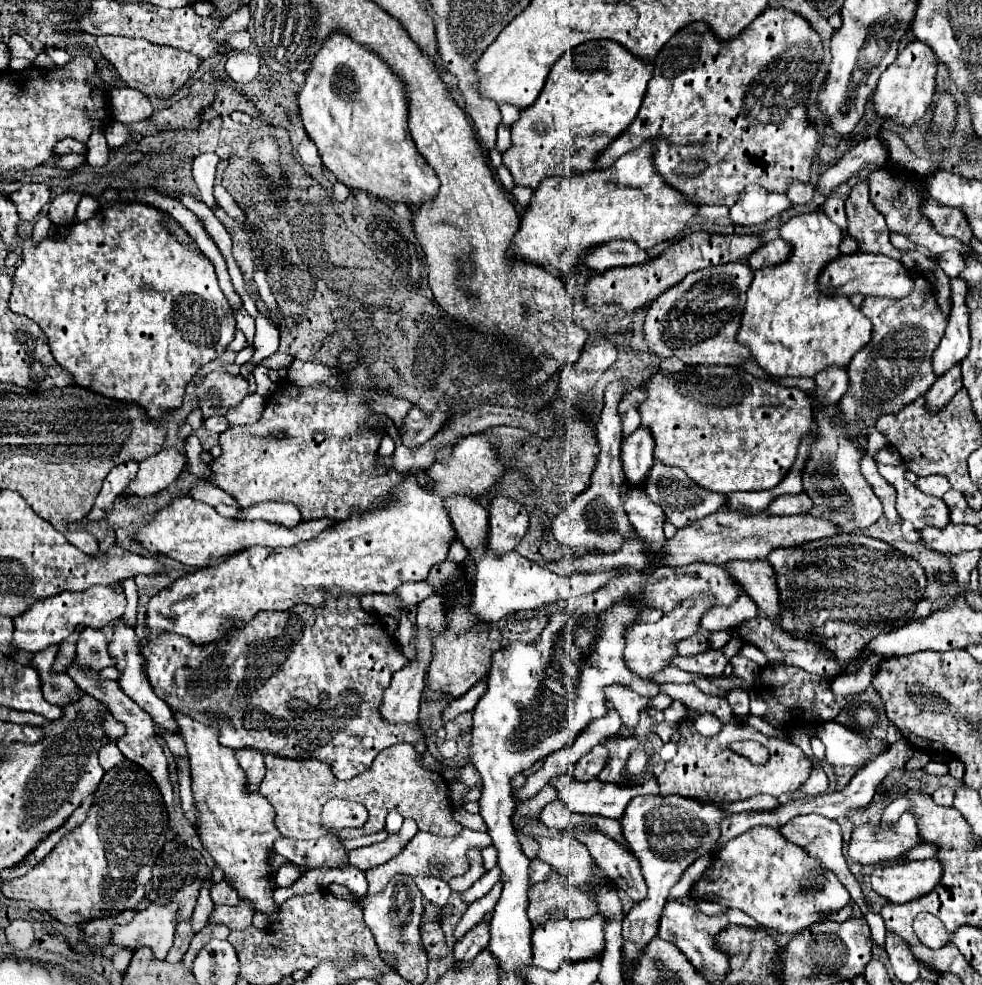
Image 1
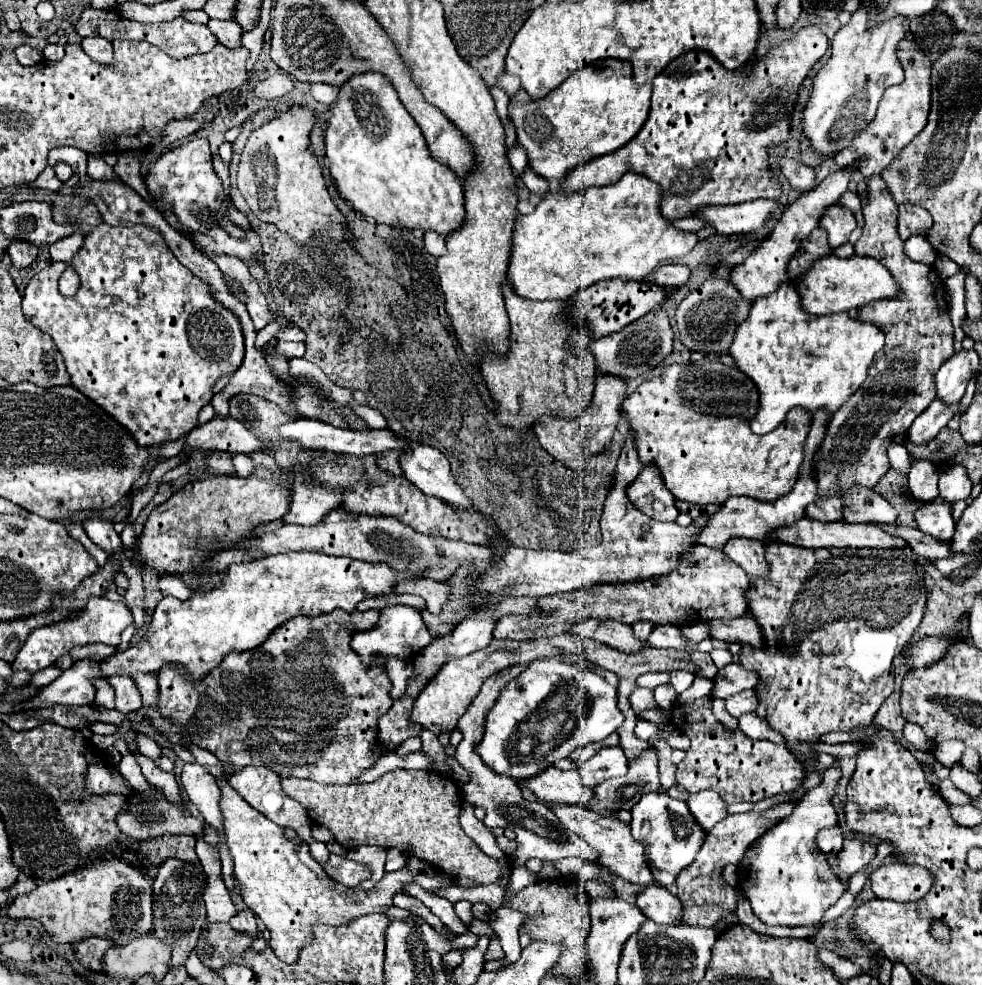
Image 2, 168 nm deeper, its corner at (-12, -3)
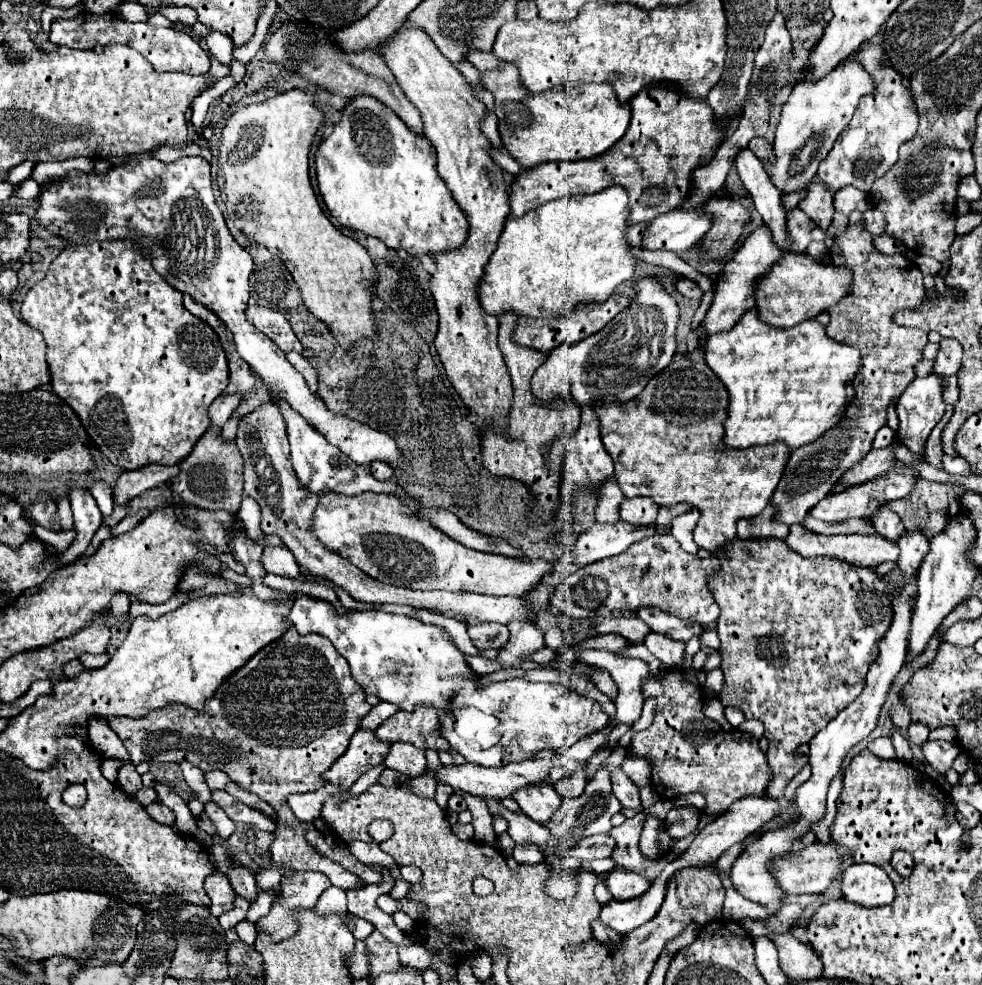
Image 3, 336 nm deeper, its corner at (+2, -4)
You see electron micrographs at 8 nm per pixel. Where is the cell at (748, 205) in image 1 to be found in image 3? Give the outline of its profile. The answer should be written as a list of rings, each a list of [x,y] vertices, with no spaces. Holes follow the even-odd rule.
[[[698,205],[690,211],[674,209],[672,213],[664,213],[656,217],[646,231],[644,249],[668,249],[668,251],[684,251],[698,243],[712,227],[714,217],[710,217],[704,205]]]

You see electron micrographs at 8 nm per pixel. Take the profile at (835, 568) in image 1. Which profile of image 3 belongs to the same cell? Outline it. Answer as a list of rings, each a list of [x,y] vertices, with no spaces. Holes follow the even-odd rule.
[[[736,539],[722,557],[722,569],[720,573],[716,573],[716,577],[712,577],[712,595],[716,599],[716,603],[720,605],[720,617],[718,617],[718,637],[720,637],[720,655],[722,655],[722,663],[720,669],[724,673],[724,687],[718,695],[722,705],[732,705],[744,711],[746,719],[758,719],[764,723],[766,733],[764,737],[768,739],[770,747],[768,747],[768,763],[770,769],[774,773],[766,795],[774,801],[778,801],[780,809],[788,809],[790,803],[784,797],[784,791],[788,787],[788,783],[794,779],[794,775],[808,763],[808,759],[800,759],[796,757],[796,749],[804,743],[808,743],[820,729],[824,729],[824,725],[828,725],[828,721],[832,721],[832,717],[836,717],[836,713],[840,713],[840,709],[844,709],[846,705],[850,705],[850,701],[854,701],[862,689],[864,689],[864,681],[866,681],[866,673],[870,663],[878,657],[878,643],[884,639],[886,631],[892,625],[894,613],[892,613],[892,589],[894,585],[886,579],[886,575],[878,575],[876,567],[858,567],[852,565],[848,561],[842,559],[834,559],[834,557],[802,557],[796,555],[792,549],[788,549],[788,545],[784,545],[784,541],[780,539],[756,539],[756,541],[742,541]]]

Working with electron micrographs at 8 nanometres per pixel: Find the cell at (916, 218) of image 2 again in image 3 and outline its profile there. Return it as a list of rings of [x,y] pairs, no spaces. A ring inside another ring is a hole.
[[[868,209],[864,213],[864,227],[874,237],[880,237],[884,233],[884,213],[880,213],[880,209]]]

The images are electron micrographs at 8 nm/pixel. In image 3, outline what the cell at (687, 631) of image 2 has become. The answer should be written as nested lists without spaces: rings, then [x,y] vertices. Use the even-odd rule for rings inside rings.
[[[650,633],[644,639],[644,645],[648,647],[650,653],[654,653],[666,667],[670,669],[682,669],[682,659],[684,659],[684,641],[674,641],[670,637]]]

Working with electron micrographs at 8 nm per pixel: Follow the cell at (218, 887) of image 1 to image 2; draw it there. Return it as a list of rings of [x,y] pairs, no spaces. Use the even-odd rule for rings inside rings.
[[[244,910],[240,914],[236,914],[232,918],[232,928],[238,930],[238,932],[248,932],[248,936],[254,936],[258,938],[258,928],[256,928],[256,916],[250,912],[250,910]]]

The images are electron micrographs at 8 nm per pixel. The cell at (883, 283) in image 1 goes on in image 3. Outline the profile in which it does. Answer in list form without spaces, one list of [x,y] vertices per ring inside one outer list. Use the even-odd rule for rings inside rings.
[[[786,253],[784,259],[778,261],[778,265],[772,267],[772,271],[760,279],[760,287],[756,287],[756,307],[760,311],[762,321],[766,321],[768,325],[774,327],[792,327],[798,325],[806,319],[814,319],[818,313],[828,311],[828,307],[836,305],[846,293],[850,293],[852,289],[852,271],[846,267],[838,267],[838,265],[820,265],[818,261],[814,261],[808,253]]]

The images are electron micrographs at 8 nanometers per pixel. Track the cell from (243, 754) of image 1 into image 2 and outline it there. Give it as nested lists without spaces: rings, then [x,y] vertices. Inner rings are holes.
[[[250,766],[250,768],[244,768],[244,770],[234,772],[234,774],[228,778],[228,784],[230,784],[248,804],[252,804],[252,808],[256,808],[258,812],[262,812],[268,820],[276,822],[278,826],[296,830],[298,836],[302,836],[302,840],[308,844],[310,852],[316,856],[316,860],[318,860],[322,866],[328,862],[330,852],[326,850],[326,844],[312,838],[312,820],[306,816],[306,808],[302,808],[302,804],[298,804],[296,800],[290,800],[290,798],[282,792],[280,776],[278,776],[278,774],[274,774],[274,772],[268,770],[268,768],[254,768],[254,766]]]

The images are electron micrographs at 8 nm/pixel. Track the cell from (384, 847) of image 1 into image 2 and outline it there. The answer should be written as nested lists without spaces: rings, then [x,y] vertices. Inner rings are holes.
[[[330,854],[330,860],[326,862],[324,870],[328,872],[328,876],[348,888],[354,888],[356,884],[360,884],[362,880],[370,878],[370,870],[354,860],[348,860],[346,856],[338,856],[338,854]]]

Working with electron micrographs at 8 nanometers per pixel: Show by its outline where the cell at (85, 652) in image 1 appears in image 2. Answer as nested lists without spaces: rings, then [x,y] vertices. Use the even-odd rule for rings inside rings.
[[[78,660],[70,670],[64,670],[52,684],[42,686],[34,698],[24,702],[22,706],[16,706],[14,712],[32,710],[32,708],[48,708],[48,706],[54,706],[54,704],[78,704],[78,706],[92,704],[96,690],[90,684],[90,680],[92,678],[100,678],[100,676],[102,676],[100,674],[100,662],[96,662],[96,660]]]

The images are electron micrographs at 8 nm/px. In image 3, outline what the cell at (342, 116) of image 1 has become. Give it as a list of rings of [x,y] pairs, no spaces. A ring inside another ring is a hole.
[[[370,95],[352,97],[348,101],[348,105],[344,107],[344,111],[342,111],[342,119],[334,125],[334,131],[328,137],[322,139],[322,143],[320,143],[318,151],[316,151],[316,179],[318,179],[320,195],[322,195],[328,211],[330,211],[330,215],[336,217],[342,227],[356,229],[356,231],[362,231],[364,235],[378,237],[390,249],[406,249],[412,255],[416,255],[416,253],[432,253],[434,255],[434,253],[440,253],[440,251],[450,251],[450,249],[460,247],[464,243],[466,235],[468,235],[468,221],[466,221],[464,213],[460,211],[460,207],[456,205],[456,201],[452,199],[452,195],[448,193],[448,187],[444,185],[442,177],[436,171],[436,151],[432,149],[432,145],[428,145],[428,139],[414,135],[390,107],[386,107],[384,103],[380,103],[378,99],[374,99]]]

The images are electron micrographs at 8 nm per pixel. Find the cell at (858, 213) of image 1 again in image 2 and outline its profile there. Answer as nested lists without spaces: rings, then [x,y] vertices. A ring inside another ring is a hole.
[[[874,176],[874,178],[868,180],[868,198],[862,202],[862,208],[864,208],[866,224],[864,224],[862,236],[854,244],[854,254],[856,256],[870,256],[870,258],[876,258],[878,262],[882,262],[888,268],[888,272],[894,276],[894,280],[898,282],[900,292],[898,292],[896,298],[876,300],[876,302],[870,302],[868,306],[860,308],[858,320],[878,326],[886,334],[886,346],[882,348],[882,352],[878,352],[878,358],[870,366],[868,378],[864,380],[862,388],[854,396],[850,396],[850,400],[828,422],[824,442],[818,448],[818,452],[814,456],[814,464],[812,464],[814,478],[816,478],[816,484],[818,484],[818,498],[834,496],[834,494],[838,494],[846,488],[856,486],[856,484],[864,486],[864,488],[874,488],[876,486],[876,482],[890,468],[890,462],[888,462],[888,456],[886,456],[888,444],[892,442],[894,436],[906,434],[906,430],[910,428],[914,418],[930,406],[930,402],[936,396],[936,392],[934,392],[934,374],[954,354],[954,348],[952,348],[954,330],[952,330],[952,320],[946,312],[944,282],[940,280],[938,272],[932,266],[914,262],[902,252],[904,242],[900,240],[900,236],[896,232],[898,204],[894,202],[892,194],[888,192],[882,176]]]

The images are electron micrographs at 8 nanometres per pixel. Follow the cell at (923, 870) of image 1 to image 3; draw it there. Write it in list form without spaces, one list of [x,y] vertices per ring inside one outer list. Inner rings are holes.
[[[856,863],[844,871],[842,893],[844,899],[860,903],[864,907],[890,905],[896,899],[890,877],[880,867],[870,863]]]

